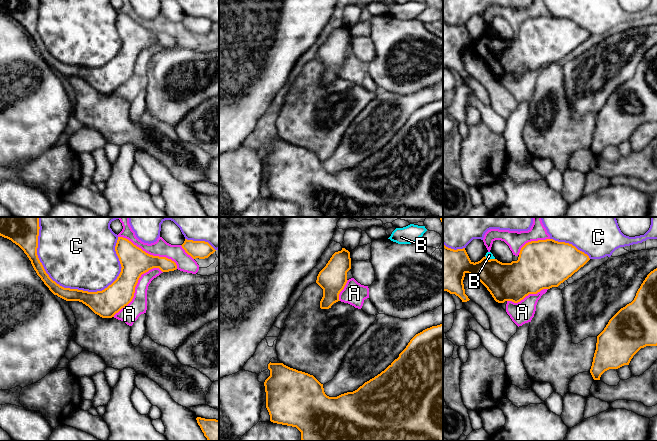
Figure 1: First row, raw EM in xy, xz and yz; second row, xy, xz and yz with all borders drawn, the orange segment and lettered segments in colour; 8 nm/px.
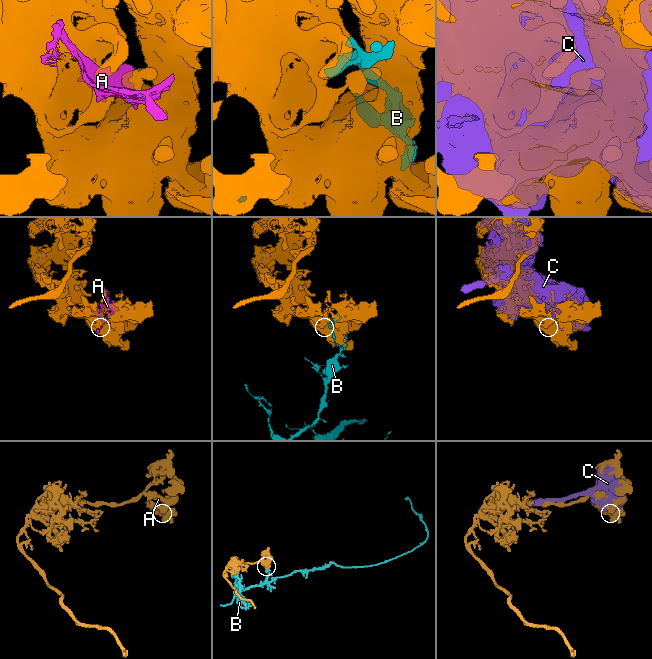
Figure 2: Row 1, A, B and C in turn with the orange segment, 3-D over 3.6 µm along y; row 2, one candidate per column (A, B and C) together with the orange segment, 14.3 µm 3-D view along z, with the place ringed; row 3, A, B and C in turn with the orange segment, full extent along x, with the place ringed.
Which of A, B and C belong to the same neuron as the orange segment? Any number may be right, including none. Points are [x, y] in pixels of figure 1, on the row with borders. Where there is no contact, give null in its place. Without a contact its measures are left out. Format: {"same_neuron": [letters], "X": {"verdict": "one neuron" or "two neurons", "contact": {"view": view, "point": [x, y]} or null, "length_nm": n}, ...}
{"same_neuron": [], "A": {"verdict": "two neurons", "contact": {"view": "xy", "point": [134, 288]}, "length_nm": 550}, "B": {"verdict": "two neurons", "contact": {"view": "yz", "point": [488, 259]}, "length_nm": 90}, "C": {"verdict": "two neurons", "contact": {"view": "xy", "point": [54, 281]}, "length_nm": 800}}

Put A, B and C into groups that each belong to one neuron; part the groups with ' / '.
A C / B

